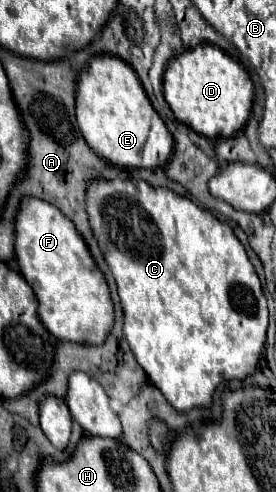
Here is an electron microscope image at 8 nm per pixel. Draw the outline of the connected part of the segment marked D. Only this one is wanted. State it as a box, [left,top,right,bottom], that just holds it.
[164,45,254,139]

